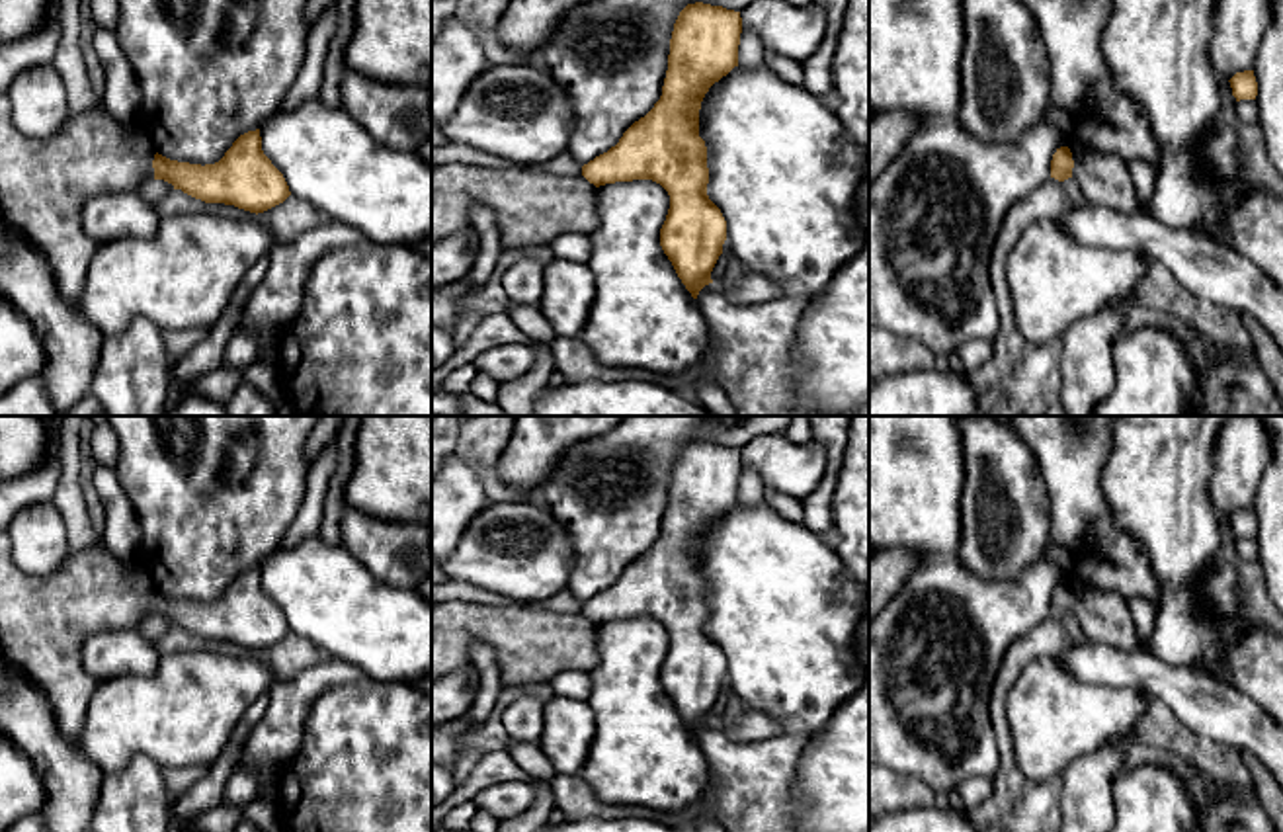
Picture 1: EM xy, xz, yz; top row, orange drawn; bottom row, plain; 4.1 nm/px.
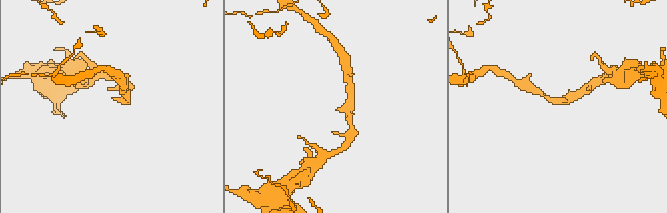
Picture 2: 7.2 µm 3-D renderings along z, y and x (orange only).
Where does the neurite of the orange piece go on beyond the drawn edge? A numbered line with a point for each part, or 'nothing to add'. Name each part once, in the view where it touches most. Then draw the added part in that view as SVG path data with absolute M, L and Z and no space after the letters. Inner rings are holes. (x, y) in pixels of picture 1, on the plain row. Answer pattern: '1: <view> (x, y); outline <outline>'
nothing to add

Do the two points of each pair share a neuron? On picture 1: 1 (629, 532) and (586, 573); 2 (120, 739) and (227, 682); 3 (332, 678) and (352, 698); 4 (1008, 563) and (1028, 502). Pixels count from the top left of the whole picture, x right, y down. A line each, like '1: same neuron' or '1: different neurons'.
1: same neuron
2: same neuron
3: different neurons
4: same neuron

